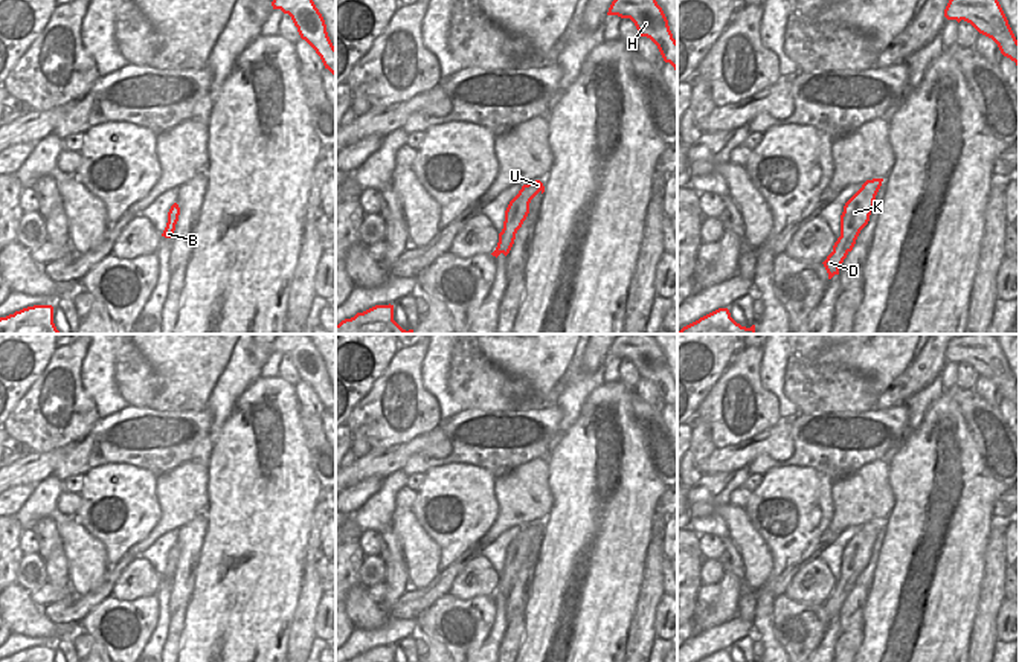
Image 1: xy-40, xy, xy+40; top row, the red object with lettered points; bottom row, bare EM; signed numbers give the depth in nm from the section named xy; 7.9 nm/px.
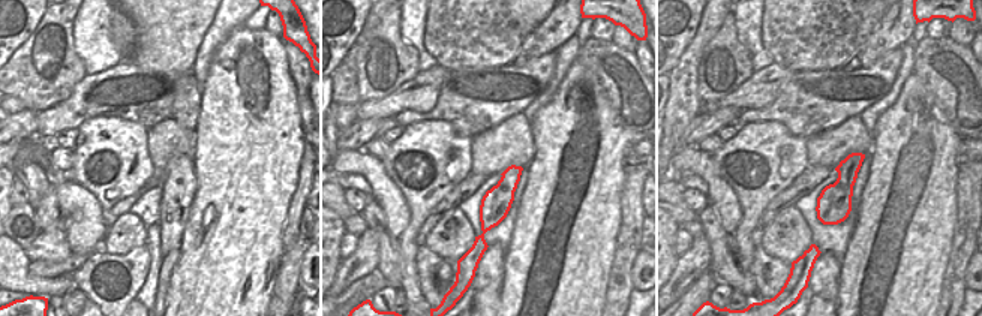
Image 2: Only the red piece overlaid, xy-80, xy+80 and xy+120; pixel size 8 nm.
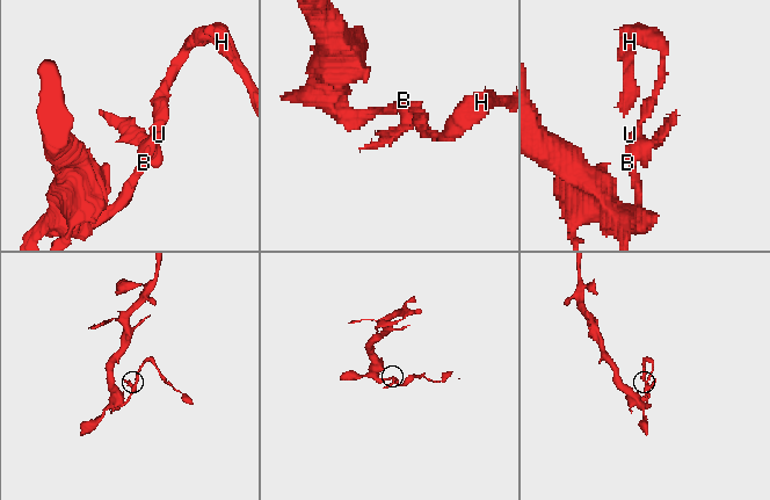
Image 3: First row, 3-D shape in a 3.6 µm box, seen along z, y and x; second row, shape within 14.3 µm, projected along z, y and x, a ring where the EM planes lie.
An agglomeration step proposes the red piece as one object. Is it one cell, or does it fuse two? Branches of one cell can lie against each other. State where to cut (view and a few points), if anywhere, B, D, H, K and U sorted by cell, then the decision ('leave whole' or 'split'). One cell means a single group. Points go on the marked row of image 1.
xy+40 (839, 237), (847, 252) | B H K U / D | split

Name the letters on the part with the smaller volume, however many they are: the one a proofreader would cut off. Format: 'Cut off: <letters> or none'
Cut off: B, H, K, U

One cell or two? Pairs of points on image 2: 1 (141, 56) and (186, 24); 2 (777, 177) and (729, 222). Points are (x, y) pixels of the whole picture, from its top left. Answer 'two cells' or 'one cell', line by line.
1: one cell
2: two cells

